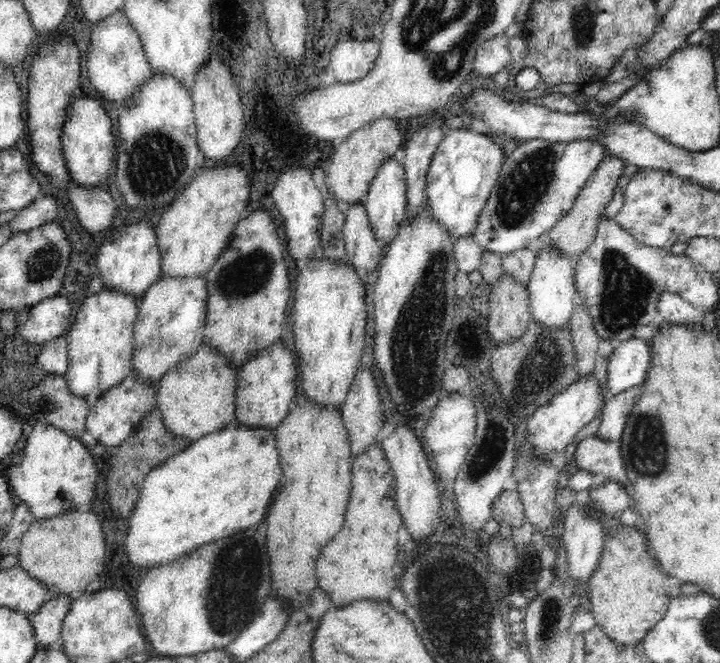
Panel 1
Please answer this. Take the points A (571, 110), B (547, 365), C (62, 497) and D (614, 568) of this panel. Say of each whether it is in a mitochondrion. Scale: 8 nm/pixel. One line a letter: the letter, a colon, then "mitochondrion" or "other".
A: other
B: mitochondrion
C: mitochondrion
D: other

